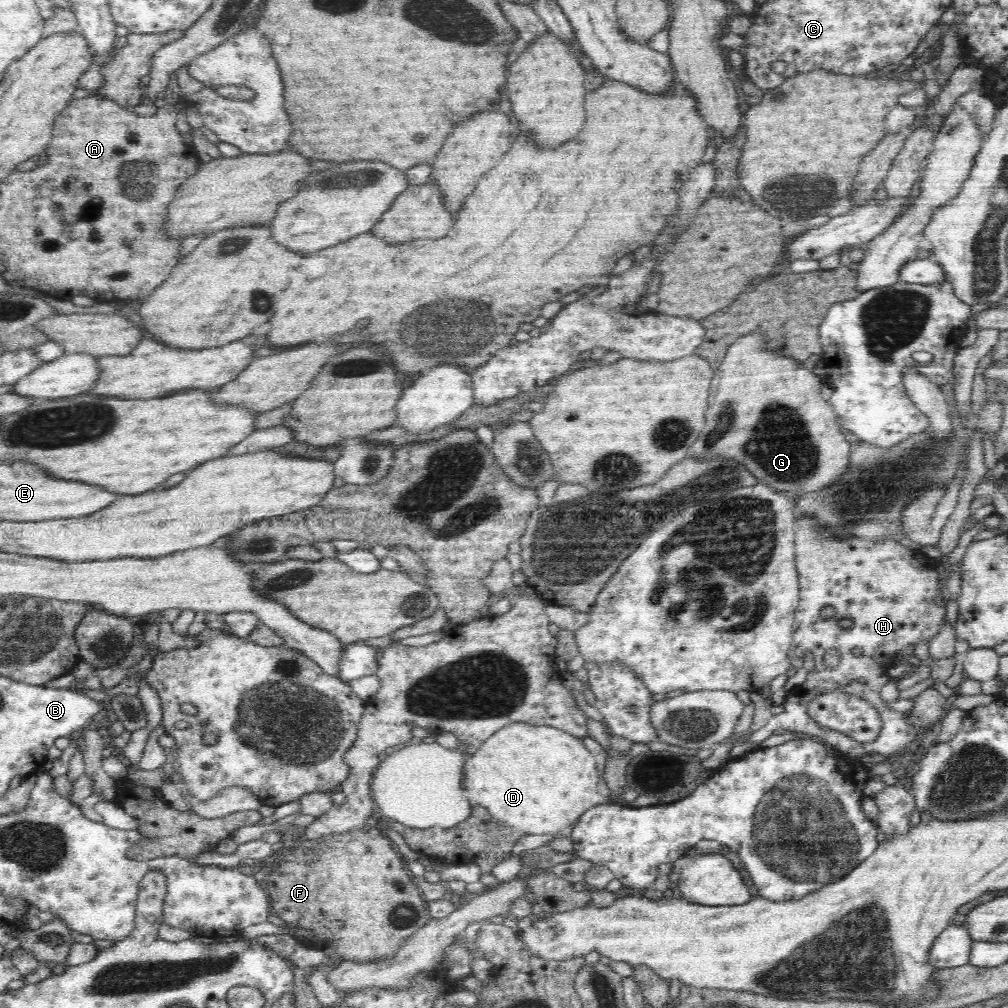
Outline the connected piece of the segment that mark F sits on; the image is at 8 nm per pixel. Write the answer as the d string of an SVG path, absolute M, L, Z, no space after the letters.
M355 828L343 833L325 834L315 839L302 837L291 849L281 853L279 866L270 869L262 874L263 887L270 900L270 911L286 922L286 927L290 929L293 936L308 936L310 944L308 948L318 948L324 951L326 956L335 960L337 957L342 961L379 961L386 957L391 957L398 947L417 930L420 930L432 917L427 910L426 901L423 899L421 889L414 881L413 875L406 868L406 861L403 856L392 848L392 842L388 836L380 834L378 829Z

